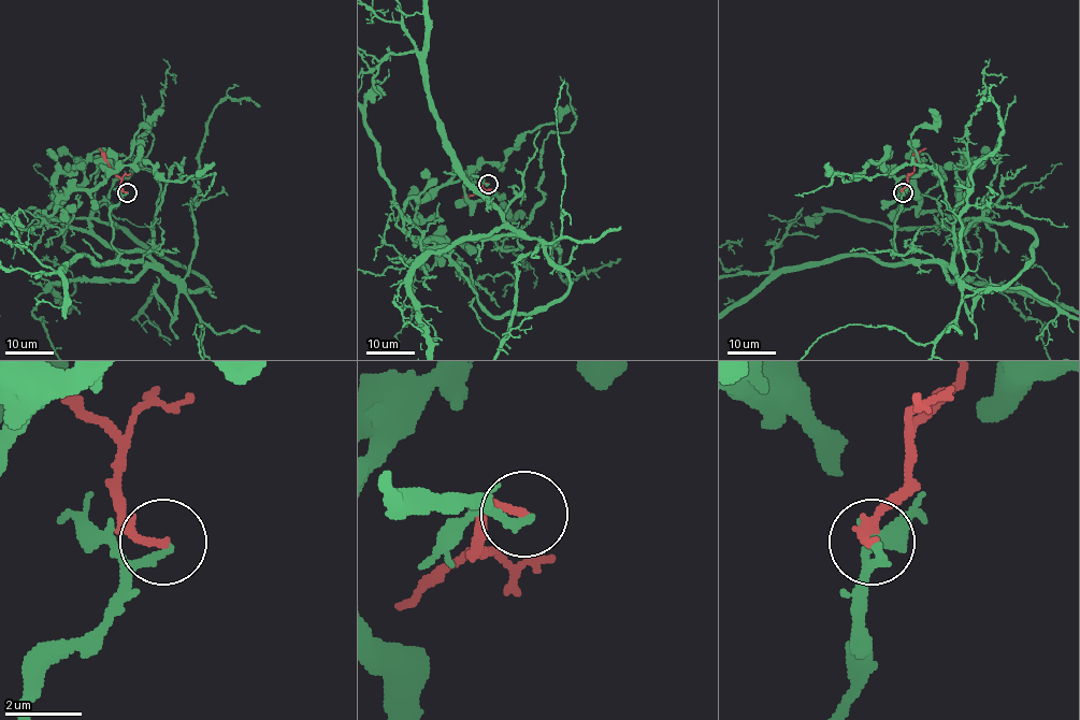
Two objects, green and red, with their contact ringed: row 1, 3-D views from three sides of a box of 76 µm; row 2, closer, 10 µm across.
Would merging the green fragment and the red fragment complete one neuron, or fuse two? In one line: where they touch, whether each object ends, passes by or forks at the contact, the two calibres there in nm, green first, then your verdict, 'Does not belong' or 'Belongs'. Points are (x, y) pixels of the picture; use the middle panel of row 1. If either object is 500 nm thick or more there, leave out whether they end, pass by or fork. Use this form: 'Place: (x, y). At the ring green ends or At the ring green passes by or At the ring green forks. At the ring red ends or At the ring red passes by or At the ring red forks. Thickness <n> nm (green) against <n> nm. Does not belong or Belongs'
Place: (488, 184). At the ring green ends. At the ring red ends. Thickness 240 nm (green) against 220 nm. Does not belong

